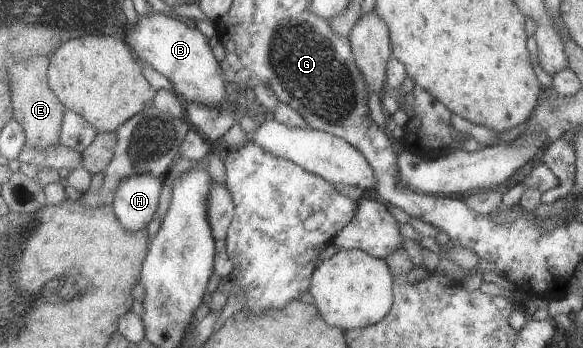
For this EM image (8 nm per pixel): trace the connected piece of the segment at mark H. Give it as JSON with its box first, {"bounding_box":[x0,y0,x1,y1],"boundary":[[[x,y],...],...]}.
{"bounding_box":[114,175,164,231],"boundary":[[[155,175],[127,177],[117,189],[114,210],[127,231],[143,231],[160,213],[164,178]]]}

